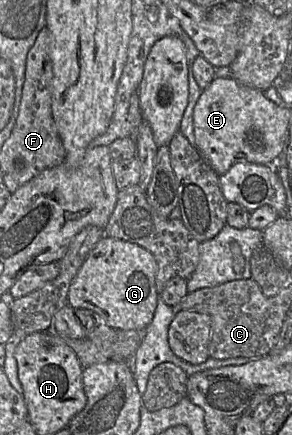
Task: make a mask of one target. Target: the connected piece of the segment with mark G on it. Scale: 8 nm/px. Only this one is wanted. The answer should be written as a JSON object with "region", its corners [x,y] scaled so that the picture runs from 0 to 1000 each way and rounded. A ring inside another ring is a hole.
{"region":[[[356,543],[250,641],[233,699],[264,710],[315,713],[387,756],[493,761],[517,745],[541,701],[538,623],[538,600],[503,572],[442,554]]]}

